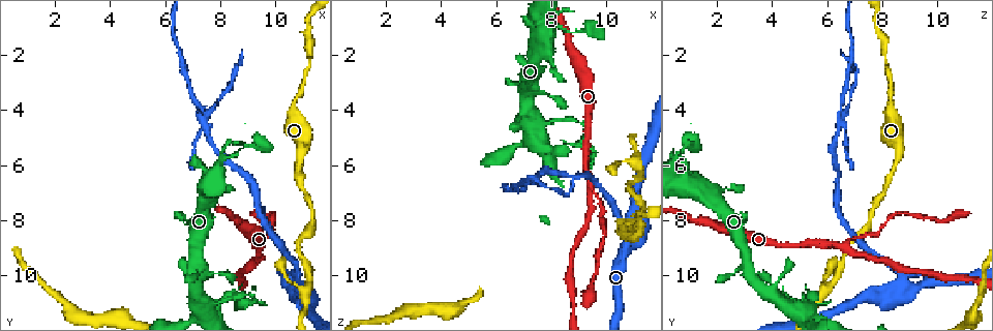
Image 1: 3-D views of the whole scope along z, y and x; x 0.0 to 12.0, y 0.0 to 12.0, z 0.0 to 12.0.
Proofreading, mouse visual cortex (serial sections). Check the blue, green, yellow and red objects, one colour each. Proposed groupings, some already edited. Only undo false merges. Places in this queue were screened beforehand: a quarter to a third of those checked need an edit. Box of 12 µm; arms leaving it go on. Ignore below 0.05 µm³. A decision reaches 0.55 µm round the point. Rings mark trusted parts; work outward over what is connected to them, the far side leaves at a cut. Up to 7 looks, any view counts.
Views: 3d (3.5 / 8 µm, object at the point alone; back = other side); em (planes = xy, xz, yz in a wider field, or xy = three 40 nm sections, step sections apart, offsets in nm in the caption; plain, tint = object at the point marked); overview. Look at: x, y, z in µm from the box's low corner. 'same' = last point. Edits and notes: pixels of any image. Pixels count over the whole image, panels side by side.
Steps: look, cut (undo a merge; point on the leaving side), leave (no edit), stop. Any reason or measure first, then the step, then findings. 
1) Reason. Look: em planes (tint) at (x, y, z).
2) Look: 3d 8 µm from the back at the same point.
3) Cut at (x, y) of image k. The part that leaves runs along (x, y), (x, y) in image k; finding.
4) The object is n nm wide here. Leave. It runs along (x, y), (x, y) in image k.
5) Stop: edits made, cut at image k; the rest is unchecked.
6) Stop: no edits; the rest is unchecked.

Three-way junction. Look: 3d 3.5 µm at (7.3, 4.4, 6.5).

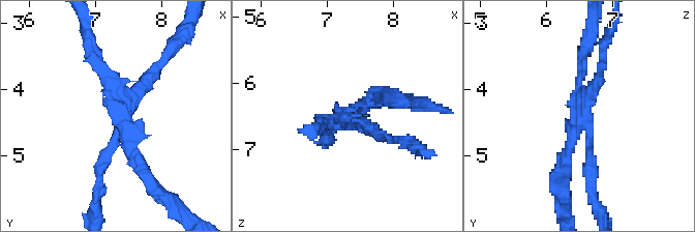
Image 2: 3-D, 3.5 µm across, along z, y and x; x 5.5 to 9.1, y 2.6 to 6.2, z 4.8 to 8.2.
Shape alone is not enough. Look: em xy step 3 (tint) at (7.40, 4.40, 6.45).

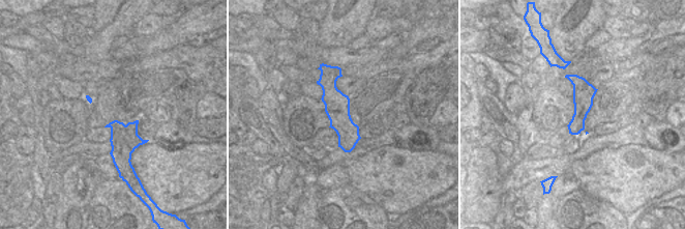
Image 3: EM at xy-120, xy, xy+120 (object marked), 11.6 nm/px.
Leave. It runs along (149, 178), (97, 58) in image 2; one cell here.

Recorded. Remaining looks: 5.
Look: 3d 3.5 µm at (9.4, 9.0, 6.6).

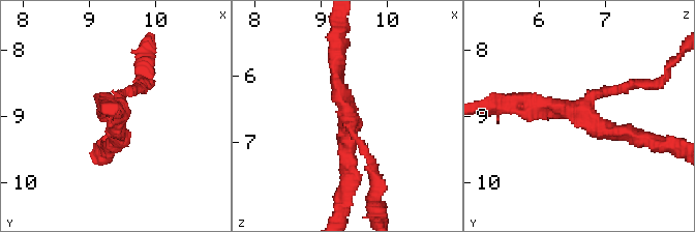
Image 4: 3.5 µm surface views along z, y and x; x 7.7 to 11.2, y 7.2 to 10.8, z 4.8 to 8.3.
Need the tissue. Look: em xy step 1 (plain) at (9.45, 8.95, 6.65).

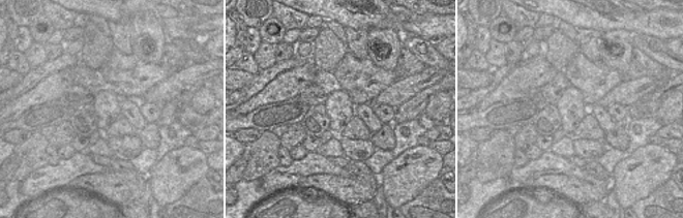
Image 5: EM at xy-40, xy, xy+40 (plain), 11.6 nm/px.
Look: em xy step 1 (tint) at the same point.

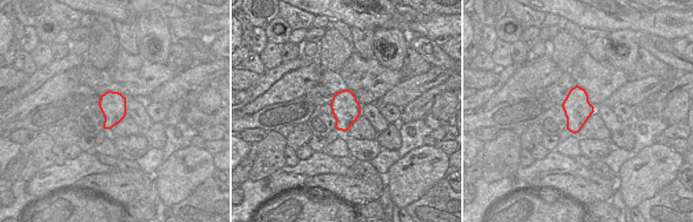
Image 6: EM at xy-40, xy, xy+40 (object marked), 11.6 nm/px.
The arms are 150, 200, 200 nm wide. Leave. It runs along (519, 99), (643, 138) in image 4; one cell here.

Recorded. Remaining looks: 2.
Stop: no edits; the rest is unchecked.

